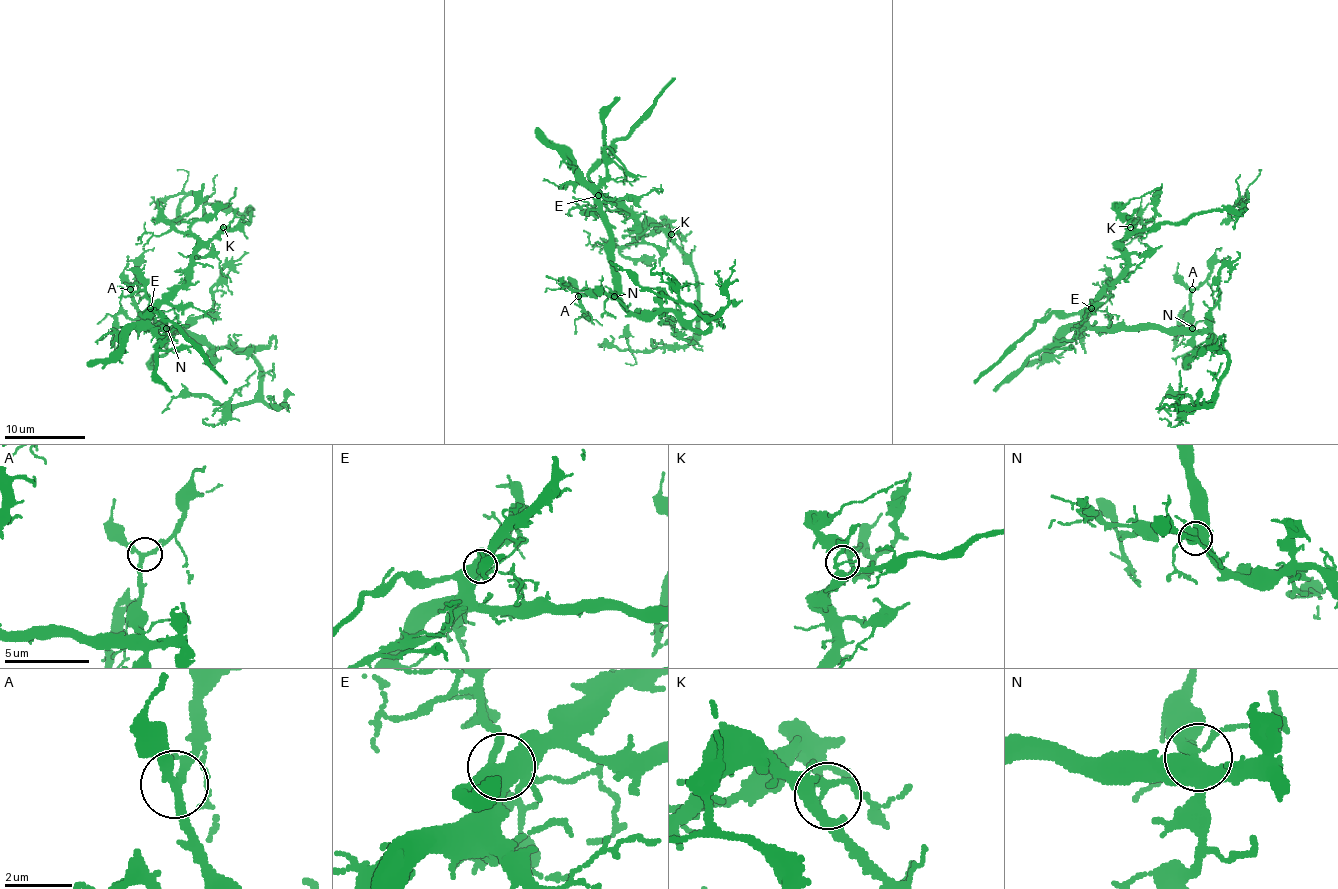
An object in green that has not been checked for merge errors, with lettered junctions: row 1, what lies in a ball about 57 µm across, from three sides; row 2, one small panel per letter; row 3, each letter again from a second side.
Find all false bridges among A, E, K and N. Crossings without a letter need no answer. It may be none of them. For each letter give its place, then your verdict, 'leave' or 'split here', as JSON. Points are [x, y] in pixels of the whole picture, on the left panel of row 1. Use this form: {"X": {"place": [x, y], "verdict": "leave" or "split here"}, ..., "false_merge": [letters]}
{"A": {"place": [130, 289], "verdict": "leave"}, "E": {"place": [150, 308], "verdict": "leave"}, "K": {"place": [223, 227], "verdict": "leave"}, "N": {"place": [166, 328], "verdict": "leave"}, "false_merge": []}

